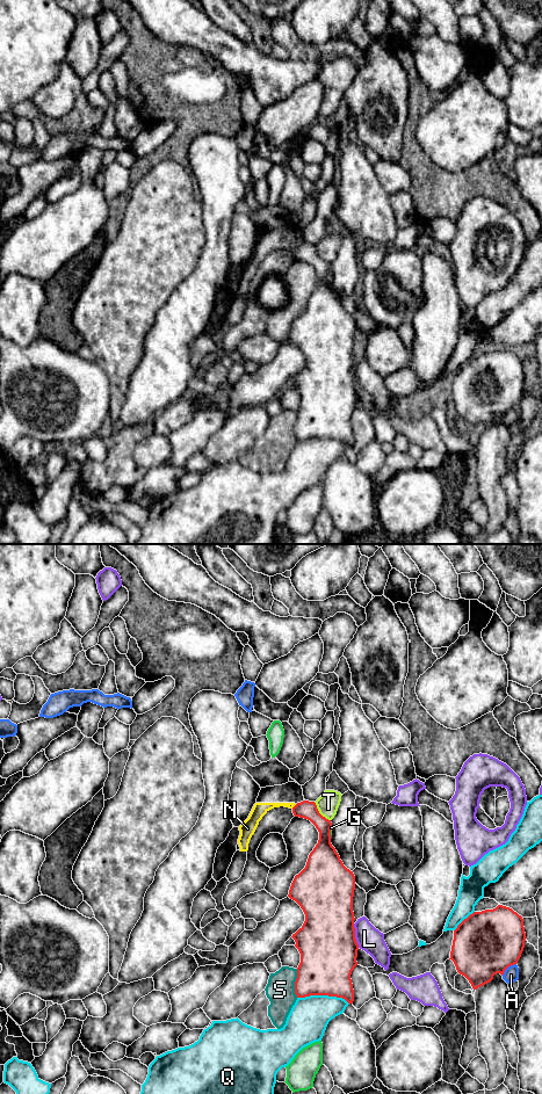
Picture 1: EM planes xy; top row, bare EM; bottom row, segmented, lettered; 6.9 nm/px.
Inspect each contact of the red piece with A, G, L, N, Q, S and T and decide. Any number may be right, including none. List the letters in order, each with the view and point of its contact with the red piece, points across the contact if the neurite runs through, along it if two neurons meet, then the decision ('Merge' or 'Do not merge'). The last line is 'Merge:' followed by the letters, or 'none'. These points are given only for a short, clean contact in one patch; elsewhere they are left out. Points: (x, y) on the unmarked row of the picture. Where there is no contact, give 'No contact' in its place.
A: Touches red at xy (507, 410). Do not merge
G: Touches red at xy (330, 274). Do not merge
L: Touches red at xy (354, 378). Do not merge
N: Touches red at xy (295, 248). Boundary: xy (296, 247), (291, 251). Do not merge
Q: Touches red at xy (324, 437). Do not merge
S: Touches red at xy (295, 426). Do not merge
T: Touches red at xy (318, 255). Do not merge
Merge: none

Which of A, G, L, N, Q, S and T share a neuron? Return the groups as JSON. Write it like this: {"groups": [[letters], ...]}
{"groups": [["A", "N"], ["G"], ["L"], ["Q"], ["S"], ["T"]]}

